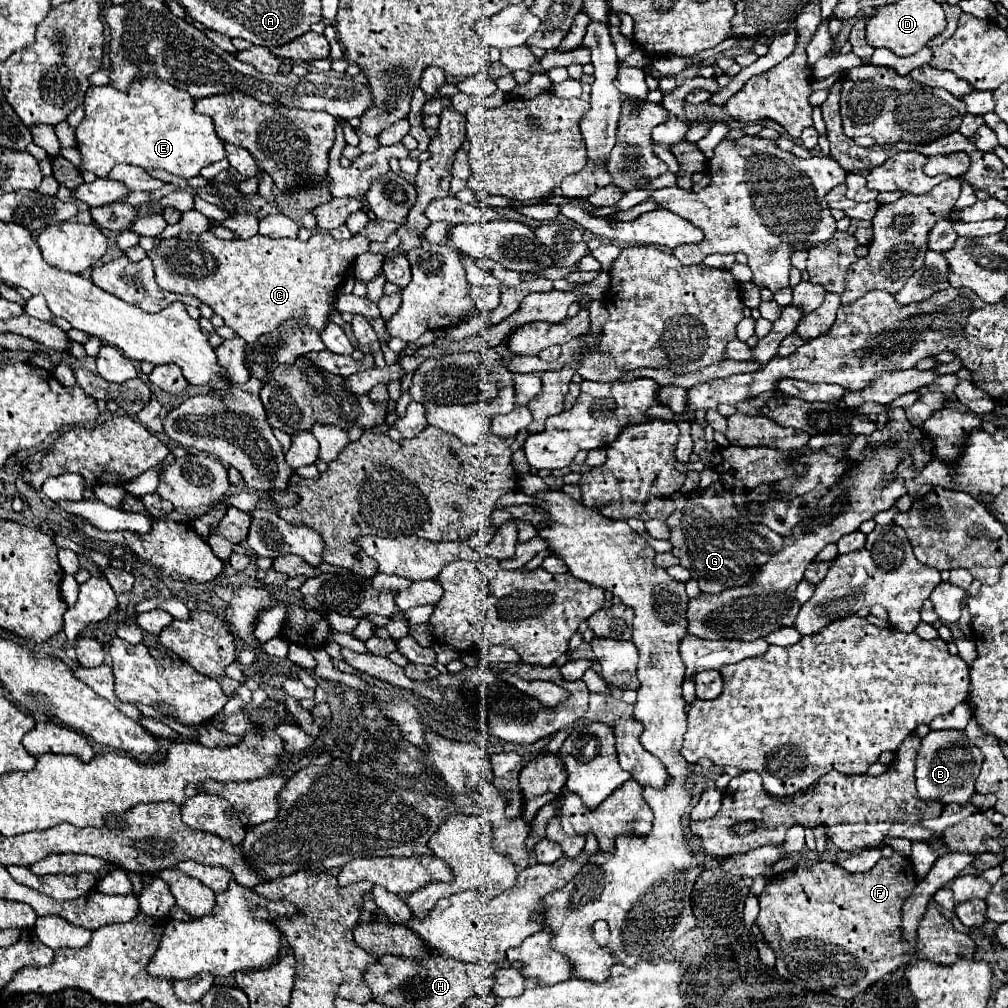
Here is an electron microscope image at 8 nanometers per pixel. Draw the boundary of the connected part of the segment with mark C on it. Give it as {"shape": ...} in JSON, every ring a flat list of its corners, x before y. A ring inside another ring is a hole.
{"shape":[[211,231,201,235,181,233,161,241,147,257,155,267,155,281,171,293,187,293,209,305,227,327,247,343,295,319,301,329,323,333,331,309,331,297,349,277,353,261,369,251,363,235,337,241,329,233,313,233,307,241,271,239,253,235,249,239,219,239]]}

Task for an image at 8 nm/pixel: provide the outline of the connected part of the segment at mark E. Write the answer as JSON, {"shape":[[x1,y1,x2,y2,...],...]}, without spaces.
{"shape":[[157,79,135,81,127,91,117,91,109,85,89,87,85,93,85,117,75,129,77,149,83,155,81,171,91,171,97,177,105,177,117,163,137,165,143,169,165,169,177,177,189,179,199,175,199,171,219,159,225,159,225,147,215,135,213,121,207,115,193,111,193,97,187,91,175,89,169,83]]}

